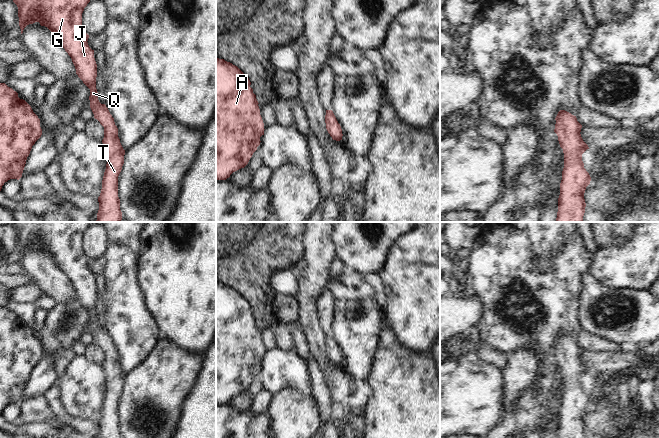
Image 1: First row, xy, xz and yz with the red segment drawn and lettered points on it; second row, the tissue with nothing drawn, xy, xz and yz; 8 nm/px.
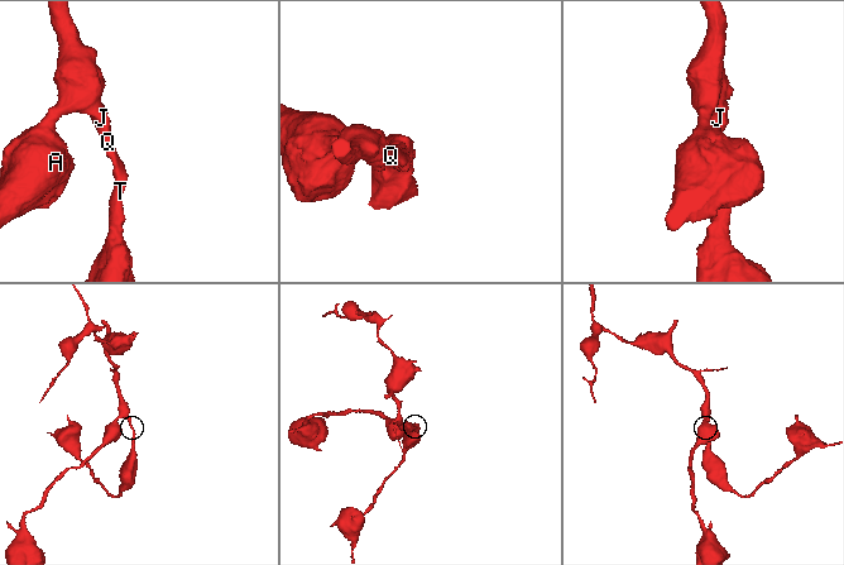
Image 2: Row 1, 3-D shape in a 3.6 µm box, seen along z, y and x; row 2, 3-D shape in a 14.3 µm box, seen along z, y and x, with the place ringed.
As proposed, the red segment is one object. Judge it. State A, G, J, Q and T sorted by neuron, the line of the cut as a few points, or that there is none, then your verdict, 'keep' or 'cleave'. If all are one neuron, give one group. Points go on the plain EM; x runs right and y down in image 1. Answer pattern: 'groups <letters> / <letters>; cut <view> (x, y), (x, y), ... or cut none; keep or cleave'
groups A G J Q T; cut none; keep

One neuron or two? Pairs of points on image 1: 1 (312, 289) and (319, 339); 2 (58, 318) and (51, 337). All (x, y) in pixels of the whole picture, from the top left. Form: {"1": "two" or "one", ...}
{"1": "one", "2": "one"}

